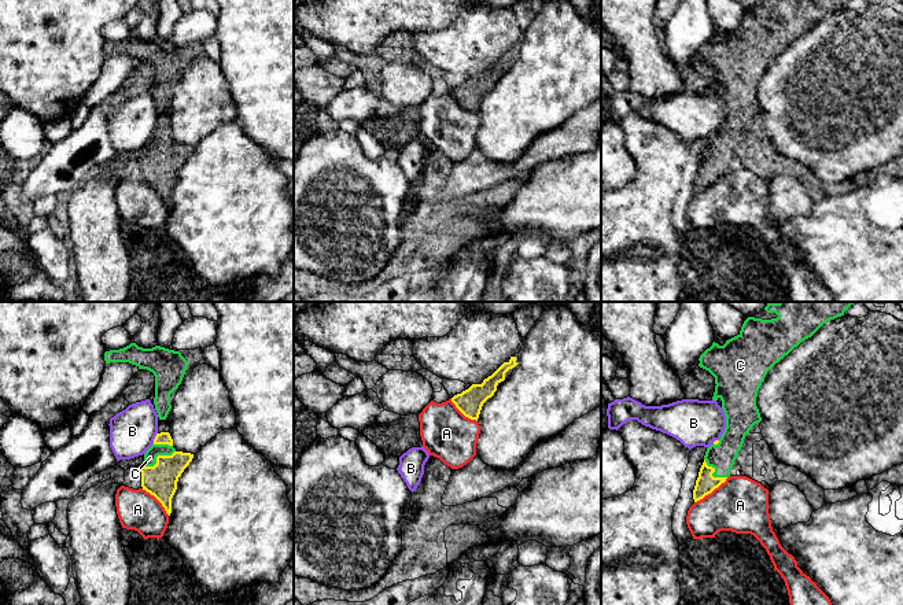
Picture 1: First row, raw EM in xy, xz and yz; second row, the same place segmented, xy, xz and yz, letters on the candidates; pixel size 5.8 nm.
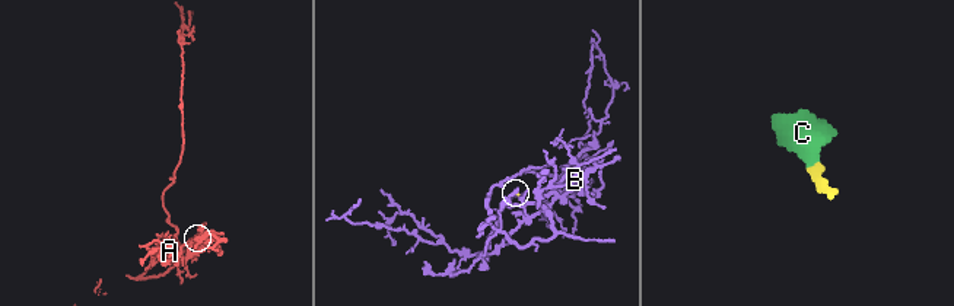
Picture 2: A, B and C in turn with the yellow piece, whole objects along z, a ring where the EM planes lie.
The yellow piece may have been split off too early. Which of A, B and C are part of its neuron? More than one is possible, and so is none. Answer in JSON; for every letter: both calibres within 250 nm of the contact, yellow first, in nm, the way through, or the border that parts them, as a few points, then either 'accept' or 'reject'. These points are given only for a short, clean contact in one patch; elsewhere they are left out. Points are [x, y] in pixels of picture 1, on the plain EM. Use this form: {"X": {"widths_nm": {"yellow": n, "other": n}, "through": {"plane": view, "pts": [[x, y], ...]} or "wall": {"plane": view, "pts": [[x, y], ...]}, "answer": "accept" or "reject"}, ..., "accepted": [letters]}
{"A": {"widths_nm": {"yellow": 120, "other": 320}, "wall": {"plane": "yz", "pts": [[728, 170], [695, 195]]}, "answer": "reject"}, "B": {"widths_nm": {"yellow": 80, "other": 280}, "wall": {"plane": "xy", "pts": [[157, 125], [153, 135]]}, "answer": "reject"}, "C": {"widths_nm": {"yellow": 190, "other": 80}, "through": {"plane": "xy", "pts": [[159, 173], [157, 151], [150, 150]]}, "answer": "accept"}, "accepted": ["C"]}

